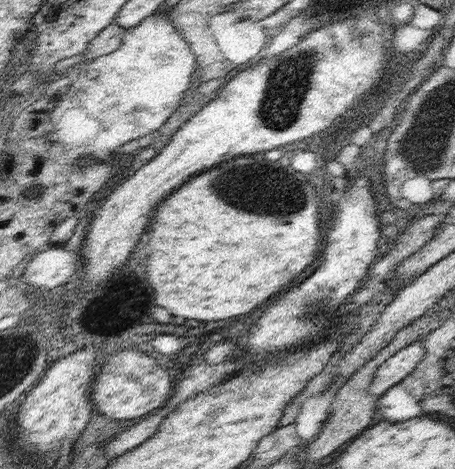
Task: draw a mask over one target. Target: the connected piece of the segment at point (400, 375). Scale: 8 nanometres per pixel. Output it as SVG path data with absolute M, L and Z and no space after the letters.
M415 342L402 348L384 362L369 386L370 393L374 394L374 399L380 399L391 386L399 384L416 369L418 364L424 360L425 352L423 342Z

